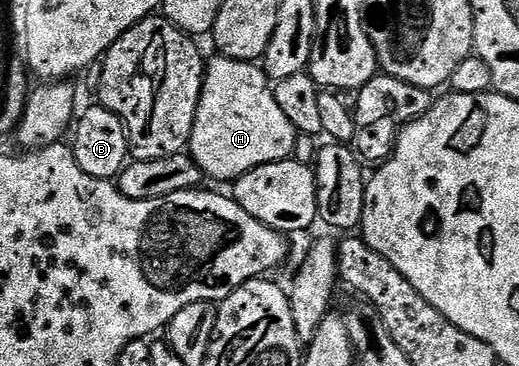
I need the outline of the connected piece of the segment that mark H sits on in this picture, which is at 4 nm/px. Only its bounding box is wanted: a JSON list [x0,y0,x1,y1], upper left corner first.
[187,53,298,181]

